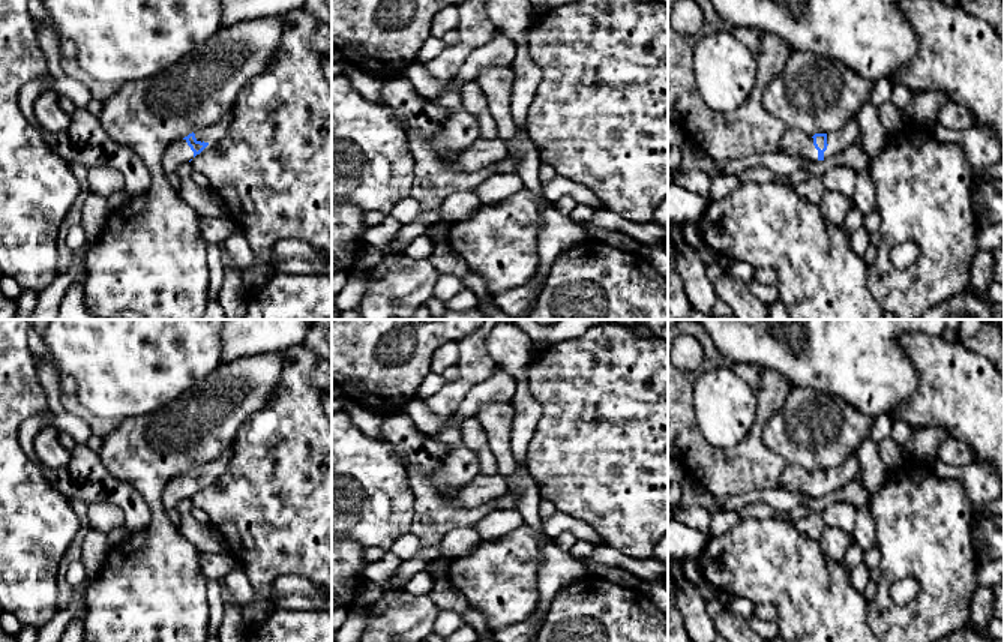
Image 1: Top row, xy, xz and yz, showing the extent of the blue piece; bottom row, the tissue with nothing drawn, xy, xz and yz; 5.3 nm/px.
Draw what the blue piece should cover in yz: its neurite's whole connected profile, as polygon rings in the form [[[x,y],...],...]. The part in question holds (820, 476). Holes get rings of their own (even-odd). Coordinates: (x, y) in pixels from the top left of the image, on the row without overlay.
[[[851,453],[845,462],[831,470],[807,470],[786,464],[780,476],[782,488],[804,492],[810,496],[825,496],[837,488],[843,488],[860,476],[861,462],[857,453]]]

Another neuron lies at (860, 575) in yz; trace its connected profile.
[[[863,561],[851,568],[851,582],[860,592],[863,592],[870,582],[870,570]]]

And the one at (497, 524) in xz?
[[[492,510],[482,518],[474,530],[482,542],[501,538],[524,525],[524,518],[516,510]]]

